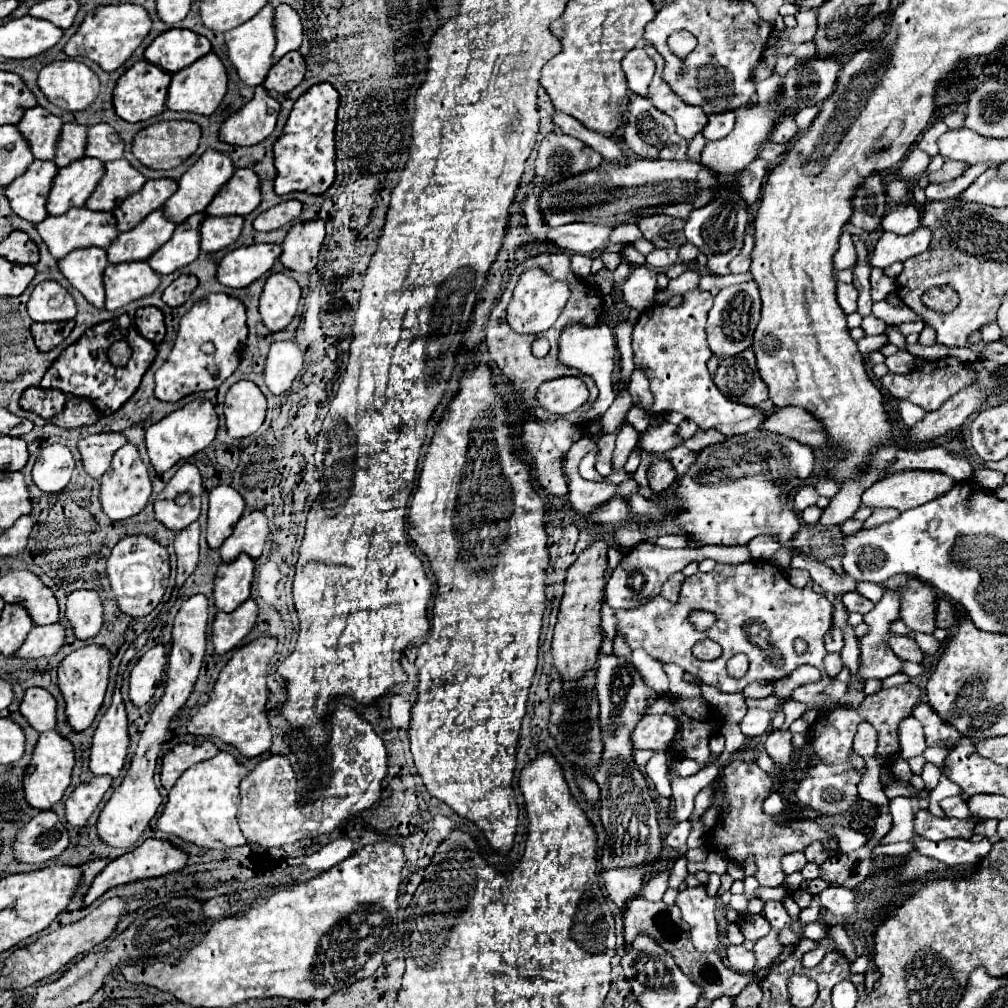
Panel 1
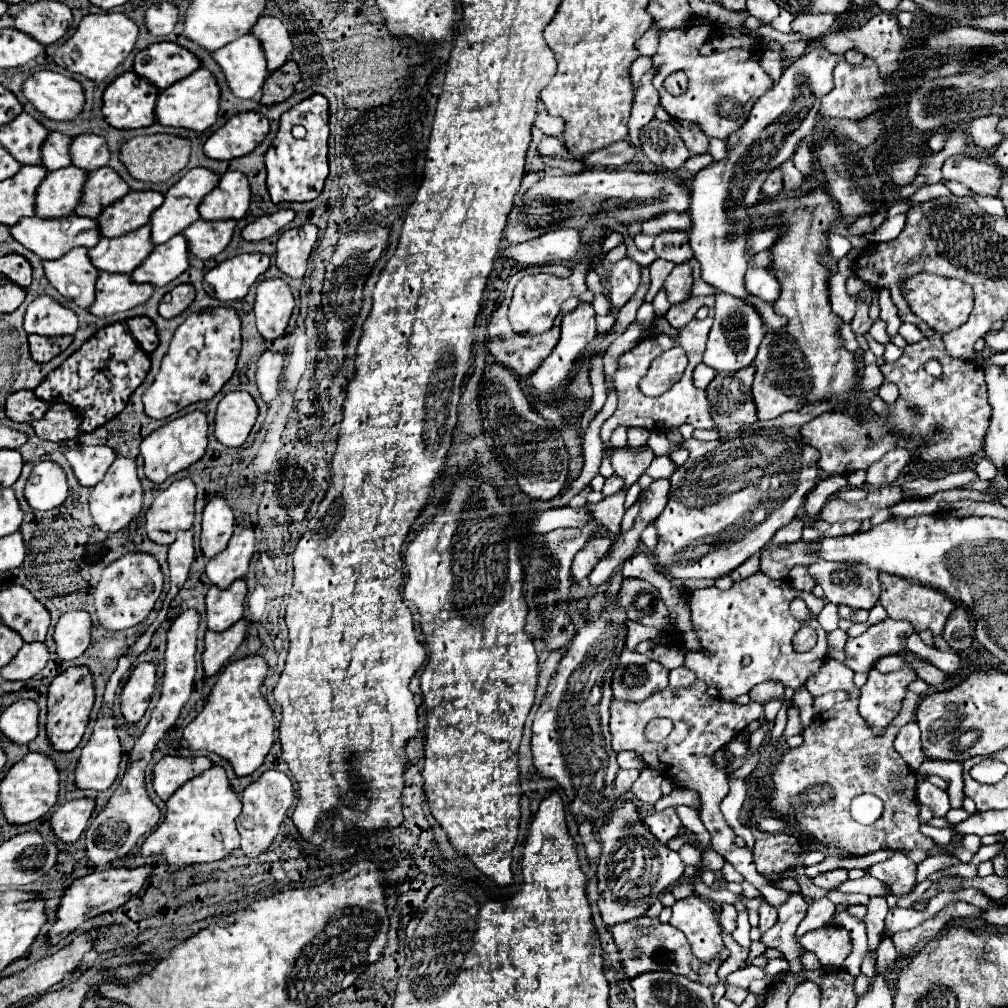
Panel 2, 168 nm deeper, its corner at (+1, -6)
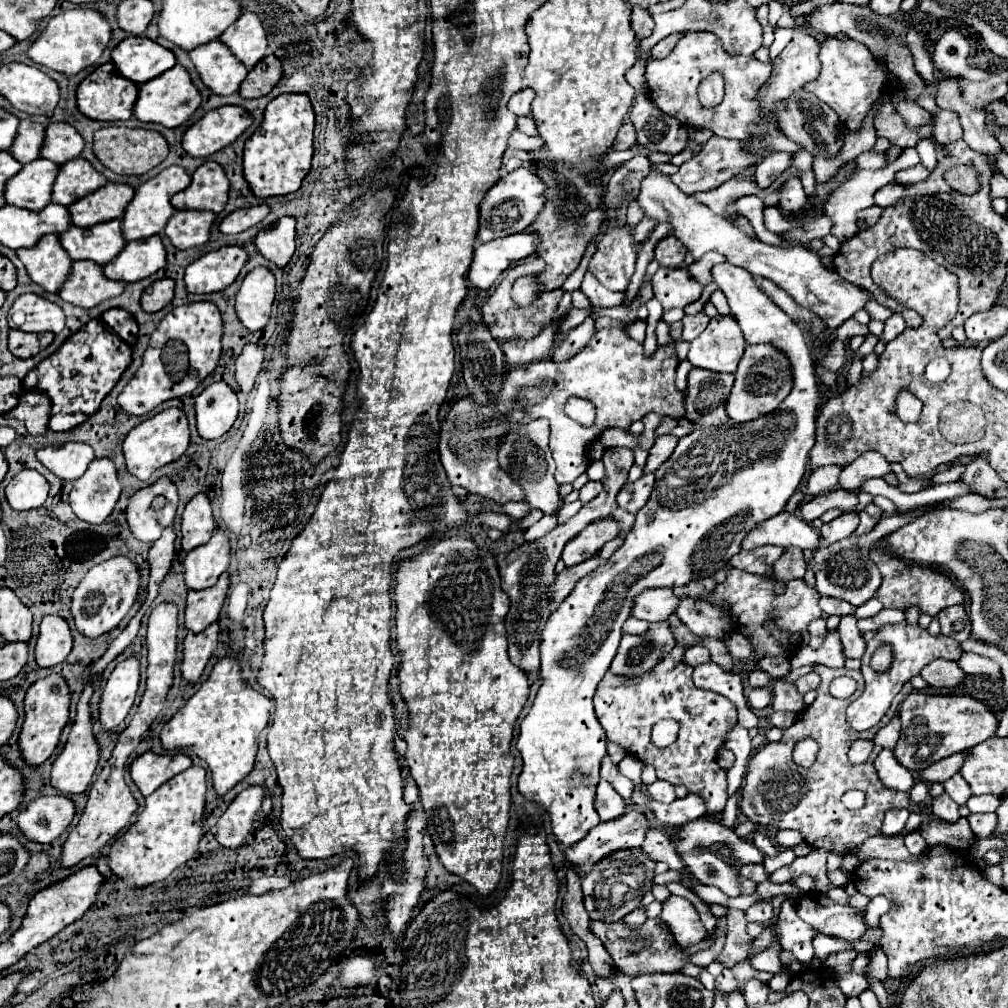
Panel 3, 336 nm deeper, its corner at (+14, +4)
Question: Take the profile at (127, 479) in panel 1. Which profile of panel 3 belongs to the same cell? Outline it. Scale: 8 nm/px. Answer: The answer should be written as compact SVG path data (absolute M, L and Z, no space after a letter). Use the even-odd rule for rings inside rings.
M96 458L88 470L74 480L70 506L74 514L88 524L102 524L114 510L120 496L120 480L110 458Z

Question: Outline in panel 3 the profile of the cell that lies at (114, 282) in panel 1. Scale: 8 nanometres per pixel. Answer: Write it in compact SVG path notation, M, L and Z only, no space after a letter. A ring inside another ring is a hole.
M90 260L72 262L72 270L66 278L66 282L60 286L58 296L64 302L70 302L80 308L94 308L100 302L114 298L122 294L124 282L106 280L102 274L102 266Z

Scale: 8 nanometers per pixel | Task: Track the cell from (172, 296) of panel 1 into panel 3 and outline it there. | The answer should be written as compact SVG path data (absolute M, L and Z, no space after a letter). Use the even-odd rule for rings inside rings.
M170 278L156 280L142 294L142 300L140 300L142 310L158 312L172 300L172 296L174 296L174 280L170 280Z

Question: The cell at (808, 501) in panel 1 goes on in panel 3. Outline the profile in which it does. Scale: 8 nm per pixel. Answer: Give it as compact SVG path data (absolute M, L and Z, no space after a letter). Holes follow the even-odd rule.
M822 466L822 468L814 470L808 478L806 492L810 496L818 496L818 494L826 494L826 492L834 490L838 486L840 472L842 472L842 468L838 468L838 466Z

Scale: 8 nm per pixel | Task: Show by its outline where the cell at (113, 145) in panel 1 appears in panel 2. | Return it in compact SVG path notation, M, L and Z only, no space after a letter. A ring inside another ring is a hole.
M81 134L71 142L71 160L73 166L79 166L87 172L95 168L103 168L109 164L109 146L103 136L97 134Z

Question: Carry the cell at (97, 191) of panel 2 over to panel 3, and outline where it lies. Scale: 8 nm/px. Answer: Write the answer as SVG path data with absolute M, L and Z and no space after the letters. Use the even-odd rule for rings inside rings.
M84 158L68 160L60 164L54 190L52 190L52 202L70 206L72 202L98 190L104 184L106 184L106 178L98 174L88 160Z

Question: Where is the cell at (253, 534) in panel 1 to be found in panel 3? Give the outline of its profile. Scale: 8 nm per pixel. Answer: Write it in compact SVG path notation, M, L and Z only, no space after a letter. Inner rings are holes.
M216 528L212 538L186 554L184 582L190 590L202 590L216 584L218 576L230 564L230 542L224 530Z

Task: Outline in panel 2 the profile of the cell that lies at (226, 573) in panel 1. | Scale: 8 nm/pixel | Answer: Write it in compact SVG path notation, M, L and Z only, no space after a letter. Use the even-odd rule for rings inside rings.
M235 580L229 588L211 586L207 592L207 626L209 630L223 632L243 618L243 602L247 596L247 582Z

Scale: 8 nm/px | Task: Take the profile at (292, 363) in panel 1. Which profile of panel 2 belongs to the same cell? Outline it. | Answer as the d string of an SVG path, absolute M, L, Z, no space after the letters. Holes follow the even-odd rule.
M263 352L257 362L257 386L265 402L275 400L279 394L279 384L283 376L285 356L281 352Z

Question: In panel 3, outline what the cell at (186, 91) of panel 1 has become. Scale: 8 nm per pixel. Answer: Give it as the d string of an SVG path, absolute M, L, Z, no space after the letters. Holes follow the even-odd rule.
M176 64L172 70L138 86L138 100L134 106L134 118L138 118L140 122L156 122L166 128L178 128L194 114L194 110L198 106L200 106L200 92L192 84L190 74L180 64Z

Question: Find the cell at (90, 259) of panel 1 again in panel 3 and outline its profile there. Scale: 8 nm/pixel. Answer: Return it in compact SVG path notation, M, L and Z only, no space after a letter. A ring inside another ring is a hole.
M46 234L32 248L20 248L16 252L32 282L42 286L46 292L60 290L70 272L72 260L60 246L56 234Z

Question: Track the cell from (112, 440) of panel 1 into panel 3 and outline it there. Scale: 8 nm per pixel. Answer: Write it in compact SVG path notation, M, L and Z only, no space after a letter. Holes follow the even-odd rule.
M68 442L58 448L46 446L36 452L36 458L60 480L76 480L94 460L94 450L88 444Z

